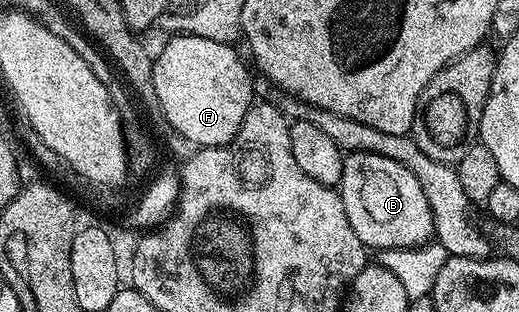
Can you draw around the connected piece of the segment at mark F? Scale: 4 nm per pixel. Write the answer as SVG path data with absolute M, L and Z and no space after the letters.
M196 35L170 36L171 40L154 56L153 85L156 86L157 100L167 118L167 127L184 135L196 148L220 147L229 142L241 129L245 113L253 106L251 99L251 75L243 59L232 44L213 41L209 37Z

